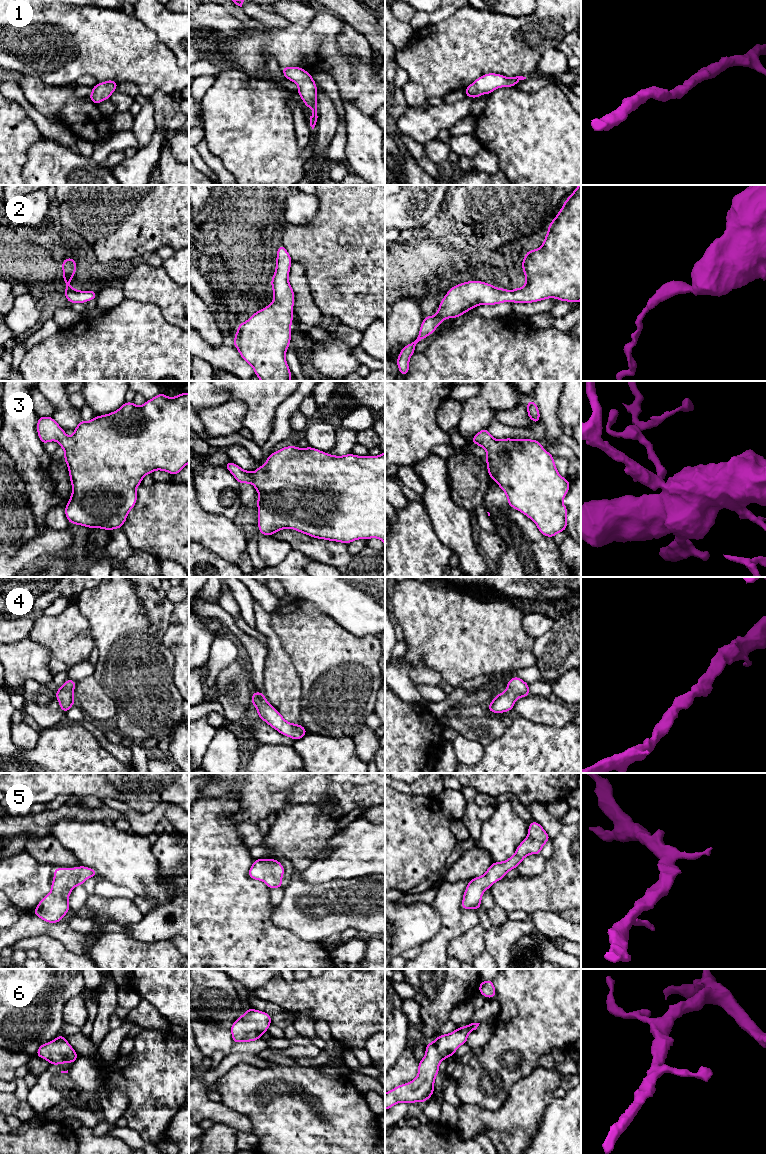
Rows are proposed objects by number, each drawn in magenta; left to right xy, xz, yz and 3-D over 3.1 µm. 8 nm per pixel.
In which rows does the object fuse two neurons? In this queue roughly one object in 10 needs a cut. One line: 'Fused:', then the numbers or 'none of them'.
Fused: none of them

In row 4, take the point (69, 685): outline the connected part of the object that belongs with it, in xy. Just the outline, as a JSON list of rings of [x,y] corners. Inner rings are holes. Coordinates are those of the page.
[[[67,679],[60,689],[56,690],[56,699],[60,704],[61,710],[66,714],[67,711],[75,704],[73,692],[76,686],[76,681]]]

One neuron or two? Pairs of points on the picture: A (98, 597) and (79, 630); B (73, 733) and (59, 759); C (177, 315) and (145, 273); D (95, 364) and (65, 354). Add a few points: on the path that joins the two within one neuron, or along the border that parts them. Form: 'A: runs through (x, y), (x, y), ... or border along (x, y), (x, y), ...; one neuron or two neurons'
A: border along (73, 599), (88, 621), (89, 632), (94, 640); two neurons
B: runs through (73, 739), (72, 746), (65, 753); one neuron
C: runs through (176, 305), (154, 283); one neuron
D: runs through (88, 364), (77, 364), (72, 361); one neuron

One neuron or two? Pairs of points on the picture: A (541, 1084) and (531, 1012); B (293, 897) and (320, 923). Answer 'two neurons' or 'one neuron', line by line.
A: two neurons
B: one neuron

